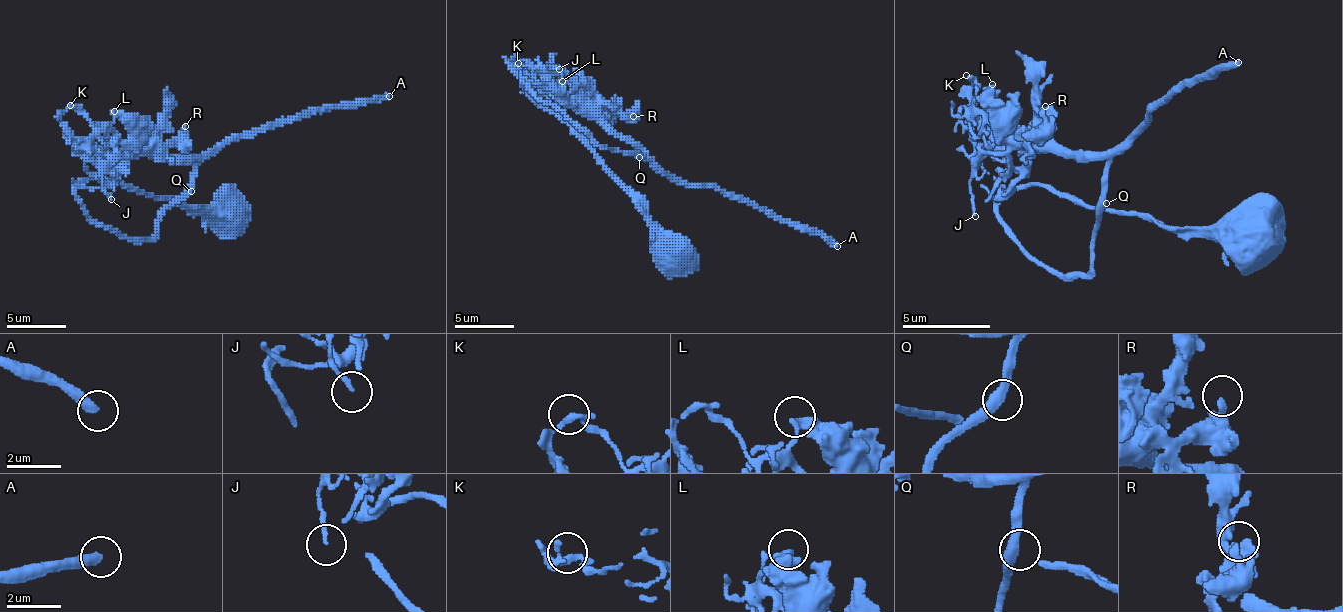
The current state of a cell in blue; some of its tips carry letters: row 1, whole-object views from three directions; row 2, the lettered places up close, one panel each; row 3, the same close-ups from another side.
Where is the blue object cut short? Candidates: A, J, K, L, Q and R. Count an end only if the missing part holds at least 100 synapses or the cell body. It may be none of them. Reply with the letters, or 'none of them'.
A

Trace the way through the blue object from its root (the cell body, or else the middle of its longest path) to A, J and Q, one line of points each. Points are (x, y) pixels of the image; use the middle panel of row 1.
A: (668, 249), (648, 211), (526, 81), (550, 83), (597, 113), (665, 172), (754, 202), (837, 246)
J: (668, 249), (648, 211), (603, 160), (526, 89), (526, 81), (550, 83), (538, 81), (535, 69), (559, 69)
Q: (668, 249), (648, 211), (603, 160), (523, 83), (550, 83), (580, 110), (597, 113), (642, 154), (639, 157)

